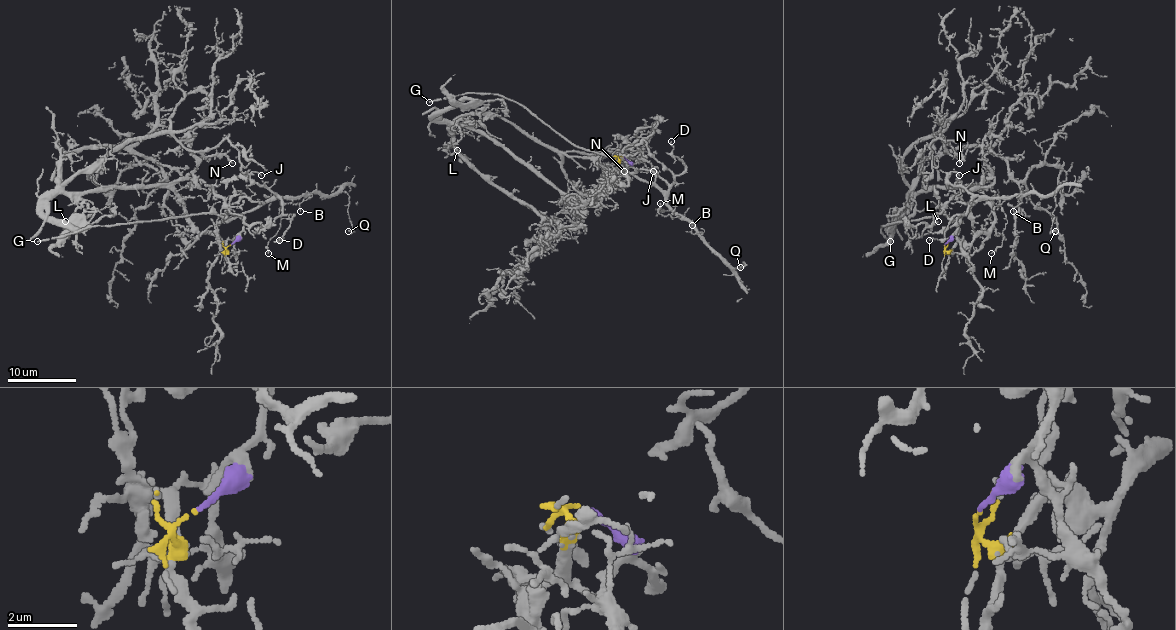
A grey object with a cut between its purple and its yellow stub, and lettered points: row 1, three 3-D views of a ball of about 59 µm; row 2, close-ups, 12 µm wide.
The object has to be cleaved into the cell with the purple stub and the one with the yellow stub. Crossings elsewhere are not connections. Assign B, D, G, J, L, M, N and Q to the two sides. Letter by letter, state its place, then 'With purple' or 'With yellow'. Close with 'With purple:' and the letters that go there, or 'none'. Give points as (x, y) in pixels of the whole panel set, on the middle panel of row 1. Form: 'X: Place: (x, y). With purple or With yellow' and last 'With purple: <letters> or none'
B: Place: (692, 225). With purple
D: Place: (671, 141). With purple
G: Place: (429, 102). With purple
J: Place: (653, 171). With purple
L: Place: (457, 150). With yellow
M: Place: (660, 203). With purple
N: Place: (624, 171). With yellow
Q: Place: (740, 267). With purple
With purple: B, D, G, J, M, Q

